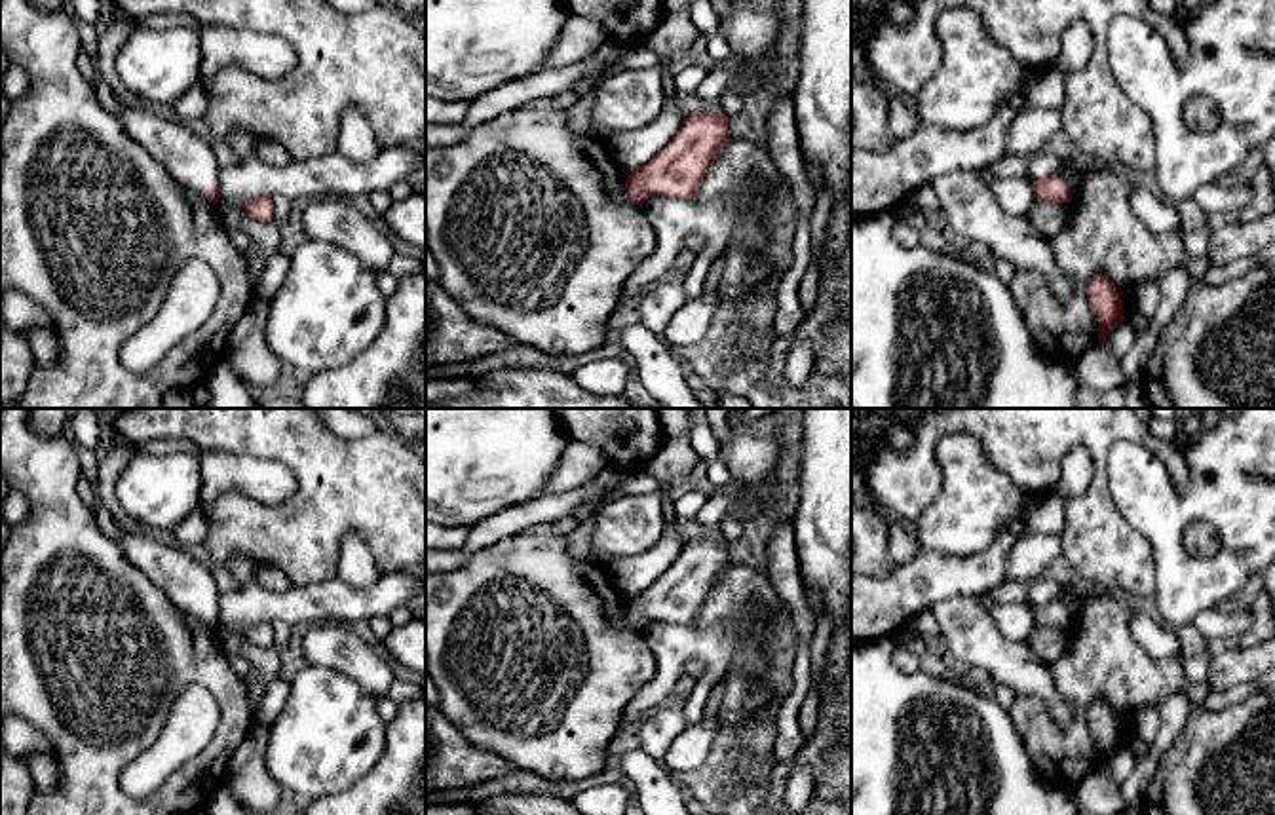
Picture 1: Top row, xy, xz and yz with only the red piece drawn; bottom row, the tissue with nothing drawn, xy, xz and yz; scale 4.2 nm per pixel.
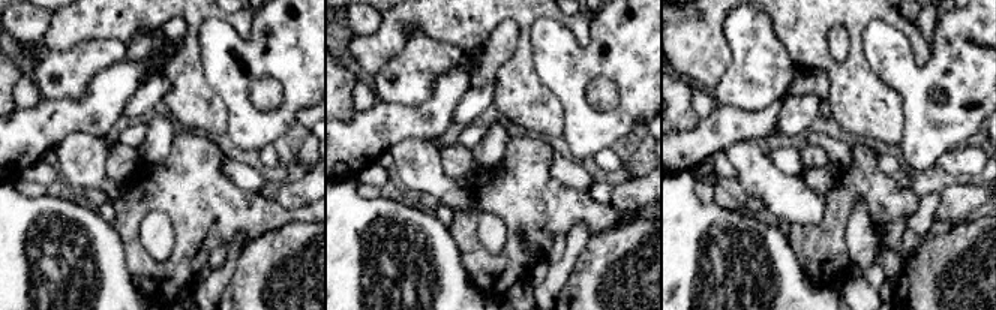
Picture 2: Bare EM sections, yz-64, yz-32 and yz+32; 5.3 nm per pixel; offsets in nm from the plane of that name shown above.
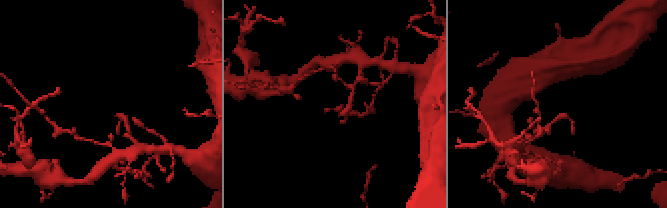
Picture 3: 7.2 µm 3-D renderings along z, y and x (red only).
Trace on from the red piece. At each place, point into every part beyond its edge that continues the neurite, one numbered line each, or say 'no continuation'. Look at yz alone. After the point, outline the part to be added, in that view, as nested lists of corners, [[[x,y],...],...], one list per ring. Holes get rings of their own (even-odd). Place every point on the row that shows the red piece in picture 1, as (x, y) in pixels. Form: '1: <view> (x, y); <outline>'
1: yz (1066, 175); [[[1062,163],[1062,171],[1058,173],[1058,182],[1062,186],[1072,186],[1077,173],[1079,171],[1077,171],[1075,163]]]

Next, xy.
1: xy (189, 158); [[[144,106],[122,108],[122,129],[158,160],[169,175],[190,192],[205,196],[207,186],[219,186],[217,158],[203,137],[190,133],[177,120],[163,120]]]

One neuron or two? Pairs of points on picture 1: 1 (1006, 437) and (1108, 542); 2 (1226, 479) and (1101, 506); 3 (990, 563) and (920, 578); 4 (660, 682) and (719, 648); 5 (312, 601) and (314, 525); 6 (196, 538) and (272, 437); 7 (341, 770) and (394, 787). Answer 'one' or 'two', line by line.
1: one
2: two
3: one
4: one
5: two
6: two
7: two

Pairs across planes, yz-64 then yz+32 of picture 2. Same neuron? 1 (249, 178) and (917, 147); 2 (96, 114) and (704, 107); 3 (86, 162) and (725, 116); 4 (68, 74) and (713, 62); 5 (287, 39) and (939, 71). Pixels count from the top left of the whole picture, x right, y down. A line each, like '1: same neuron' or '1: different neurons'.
1: different neurons
2: different neurons
3: different neurons
4: different neurons
5: same neuron

